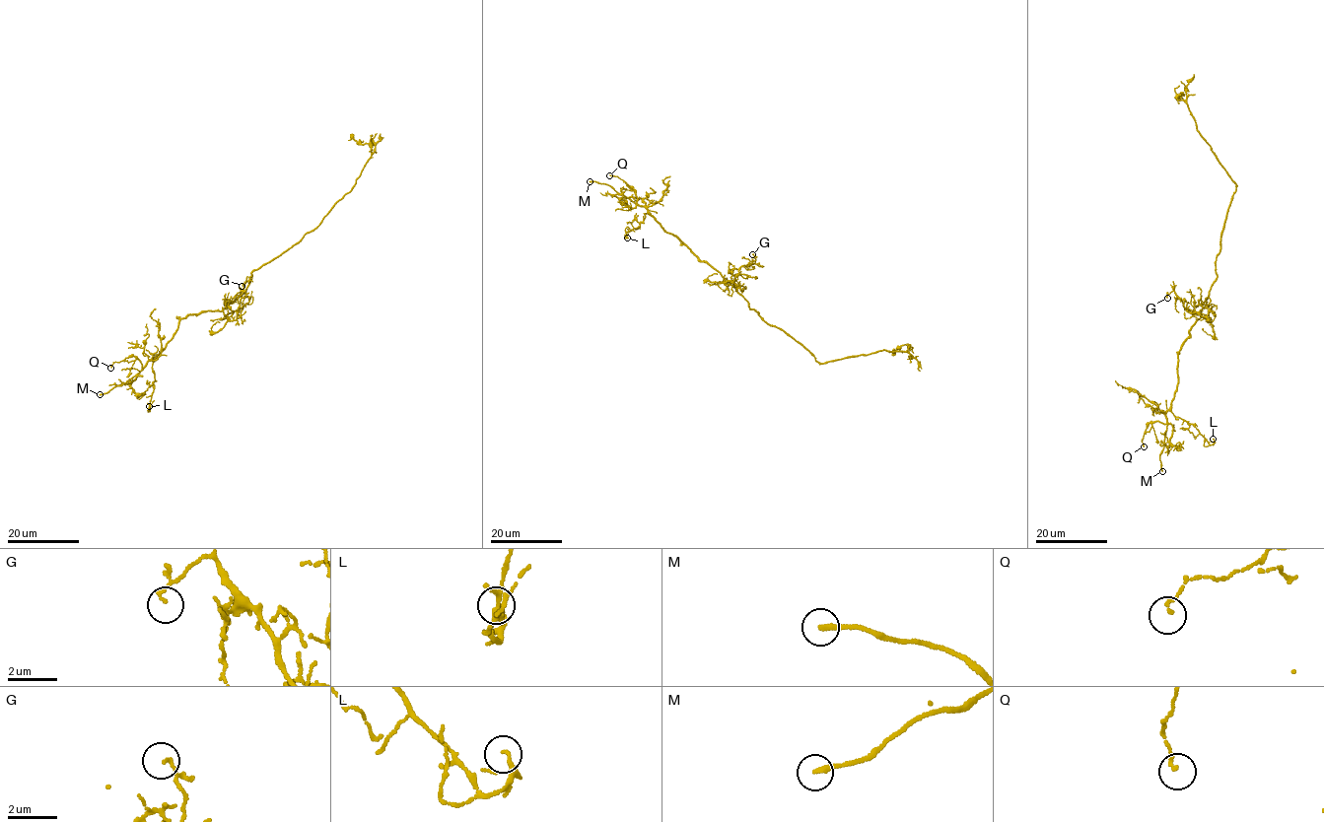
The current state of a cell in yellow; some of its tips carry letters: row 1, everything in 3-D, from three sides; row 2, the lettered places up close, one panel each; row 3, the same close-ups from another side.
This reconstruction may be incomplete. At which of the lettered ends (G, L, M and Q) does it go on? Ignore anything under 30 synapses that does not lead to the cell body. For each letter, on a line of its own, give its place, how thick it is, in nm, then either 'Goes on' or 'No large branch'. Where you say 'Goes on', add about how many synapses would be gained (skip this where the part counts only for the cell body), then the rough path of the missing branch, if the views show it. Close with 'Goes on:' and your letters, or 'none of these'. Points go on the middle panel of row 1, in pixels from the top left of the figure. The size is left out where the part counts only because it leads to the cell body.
G: Place: (752, 254). Thickness 120 nm. No large branch
L: Place: (627, 238). Thickness 130 nm. No large branch
M: Place: (590, 181). Thickness 200 nm. Goes on. Course of what is missing: (590, 181), (575, 176), (558, 176), (549, 170), (527, 162), (527, 158)
Q: Place: (609, 175). Thickness 100 nm. No large branch
Goes on: M

